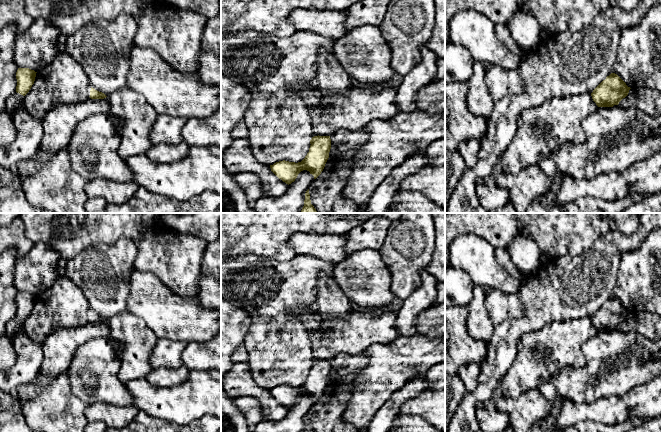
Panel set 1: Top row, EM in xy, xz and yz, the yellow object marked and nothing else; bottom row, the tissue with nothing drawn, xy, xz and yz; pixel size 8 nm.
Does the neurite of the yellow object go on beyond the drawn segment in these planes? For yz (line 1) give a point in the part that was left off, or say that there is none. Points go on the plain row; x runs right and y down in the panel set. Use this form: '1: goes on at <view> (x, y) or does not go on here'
1: does not go on here

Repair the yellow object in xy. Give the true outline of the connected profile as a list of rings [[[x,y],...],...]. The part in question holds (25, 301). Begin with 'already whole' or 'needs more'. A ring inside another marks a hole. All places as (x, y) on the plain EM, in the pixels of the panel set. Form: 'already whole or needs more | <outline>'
needs more | [[[18,292],[16,296],[17,310],[16,316],[7,323],[6,335],[12,340],[14,334],[24,324],[24,320],[29,316],[34,308],[36,297],[29,292]]]

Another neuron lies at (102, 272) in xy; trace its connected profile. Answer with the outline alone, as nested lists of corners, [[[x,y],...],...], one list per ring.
[[[119,239],[114,244],[86,248],[63,263],[63,273],[82,290],[90,310],[108,320],[127,309],[129,280],[137,254],[137,243],[129,239]]]

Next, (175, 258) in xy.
[[[158,223],[138,243],[134,268],[159,278],[182,298],[195,297],[207,242]]]

